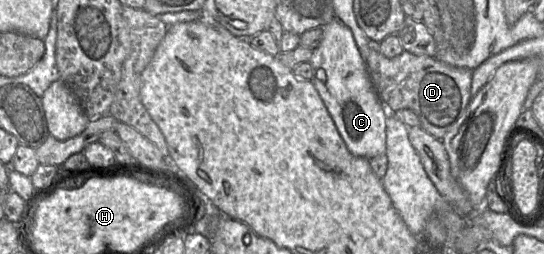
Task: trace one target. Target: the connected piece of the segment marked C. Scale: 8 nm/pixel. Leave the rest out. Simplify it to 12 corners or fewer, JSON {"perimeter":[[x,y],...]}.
{"perimeter":[[322,29],[311,82],[351,153],[386,153],[385,106],[351,30]]}

